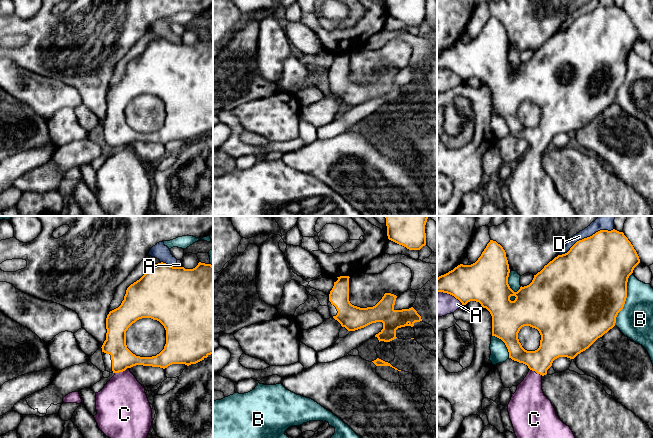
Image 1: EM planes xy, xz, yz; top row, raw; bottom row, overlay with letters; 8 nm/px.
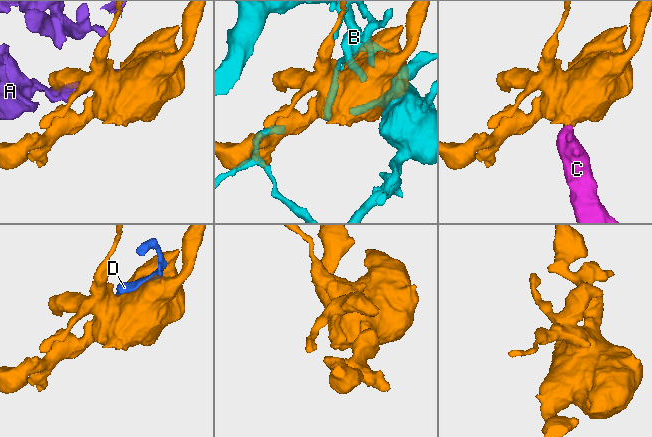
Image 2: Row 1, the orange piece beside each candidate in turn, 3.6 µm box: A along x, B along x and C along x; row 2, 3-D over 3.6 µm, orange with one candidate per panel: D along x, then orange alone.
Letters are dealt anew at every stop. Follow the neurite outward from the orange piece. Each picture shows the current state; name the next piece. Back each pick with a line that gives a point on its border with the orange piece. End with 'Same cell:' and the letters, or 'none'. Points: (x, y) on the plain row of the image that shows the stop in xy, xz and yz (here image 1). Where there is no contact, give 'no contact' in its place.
C: xy (121, 147)
Same cell: C

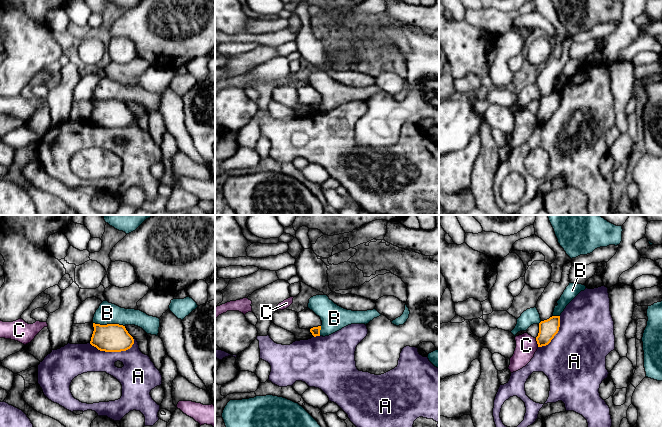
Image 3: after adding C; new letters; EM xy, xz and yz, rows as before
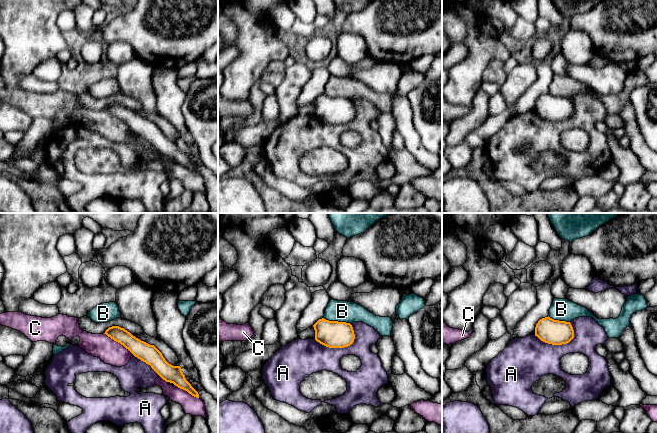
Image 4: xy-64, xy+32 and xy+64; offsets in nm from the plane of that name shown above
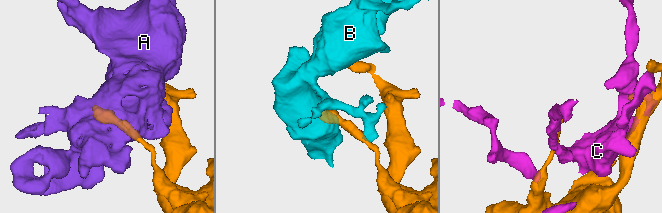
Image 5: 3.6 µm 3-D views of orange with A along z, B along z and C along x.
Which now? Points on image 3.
Same cell: none

